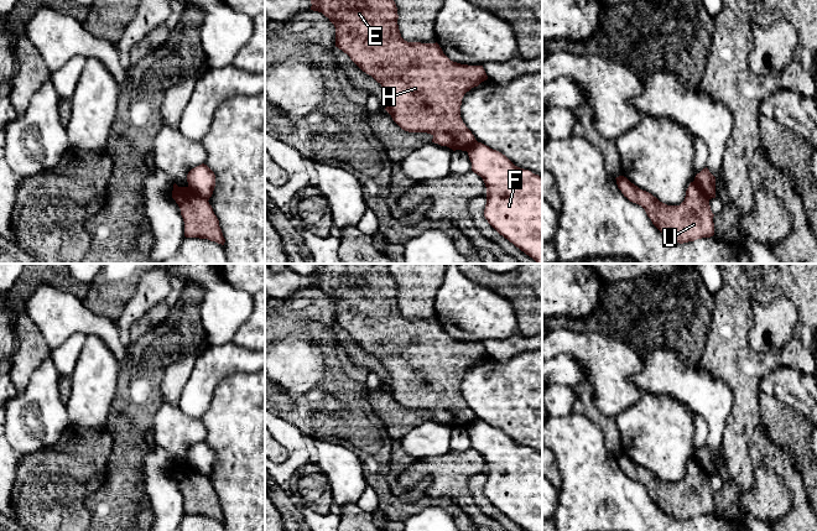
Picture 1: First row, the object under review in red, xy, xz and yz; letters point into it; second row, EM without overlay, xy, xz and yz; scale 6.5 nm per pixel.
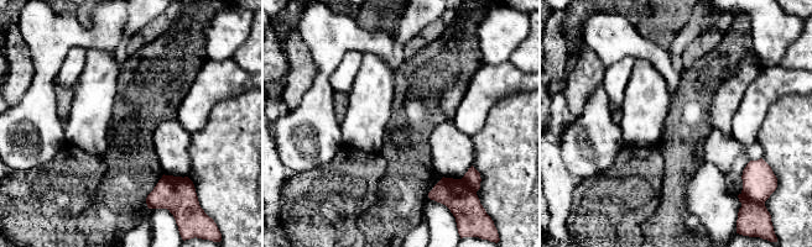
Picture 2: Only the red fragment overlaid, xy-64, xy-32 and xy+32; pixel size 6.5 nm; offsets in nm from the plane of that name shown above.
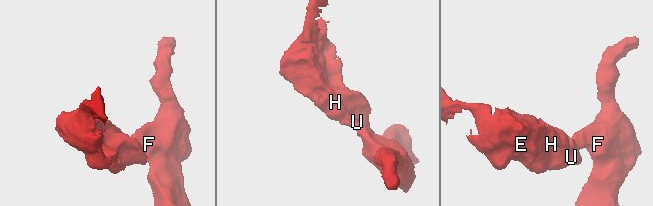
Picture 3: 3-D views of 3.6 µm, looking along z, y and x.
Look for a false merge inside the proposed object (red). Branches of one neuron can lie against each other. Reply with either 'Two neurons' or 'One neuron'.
Two neurons

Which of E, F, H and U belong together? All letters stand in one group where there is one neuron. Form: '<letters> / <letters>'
E H U / F

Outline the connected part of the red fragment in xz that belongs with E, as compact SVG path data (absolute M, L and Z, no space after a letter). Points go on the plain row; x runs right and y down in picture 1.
M318 264L309 277L311 287L322 290L334 302L335 324L347 330L363 349L371 353L385 366L389 375L385 387L402 407L431 411L432 420L453 428L467 428L477 420L460 395L460 382L467 369L488 356L483 343L468 343L451 338L437 319L405 318L397 302L397 285L387 264Z

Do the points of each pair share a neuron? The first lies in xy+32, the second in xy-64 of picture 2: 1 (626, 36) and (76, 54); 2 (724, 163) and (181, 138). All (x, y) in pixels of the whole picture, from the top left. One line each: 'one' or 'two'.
1: two
2: one

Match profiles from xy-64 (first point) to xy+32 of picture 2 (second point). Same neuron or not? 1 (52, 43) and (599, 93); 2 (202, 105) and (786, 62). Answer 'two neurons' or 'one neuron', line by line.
1: one neuron
2: two neurons

